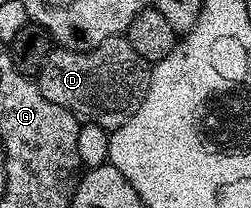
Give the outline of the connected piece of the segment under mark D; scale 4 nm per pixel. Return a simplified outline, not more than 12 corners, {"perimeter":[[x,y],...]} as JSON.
{"perimeter":[[123,36],[56,47],[37,83],[82,123],[114,130],[152,65]]}

